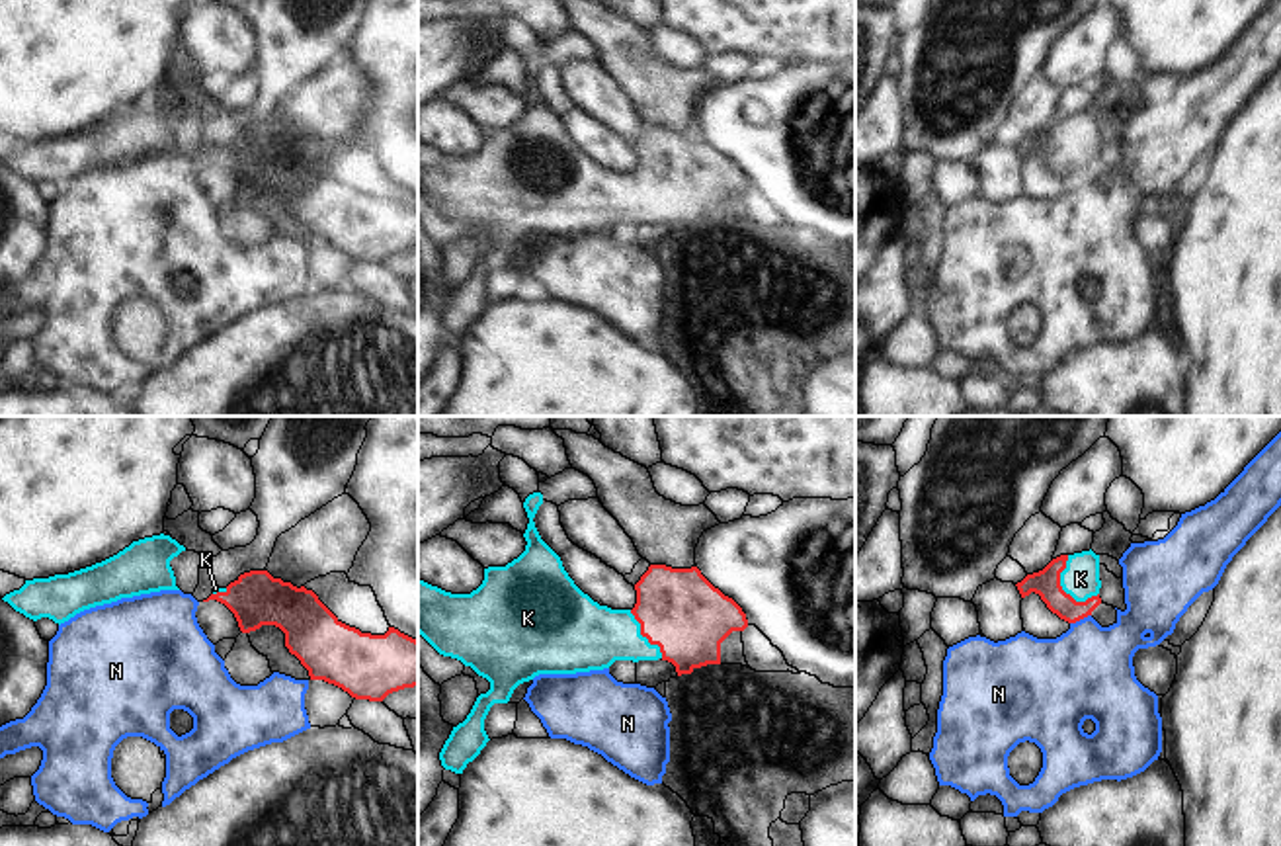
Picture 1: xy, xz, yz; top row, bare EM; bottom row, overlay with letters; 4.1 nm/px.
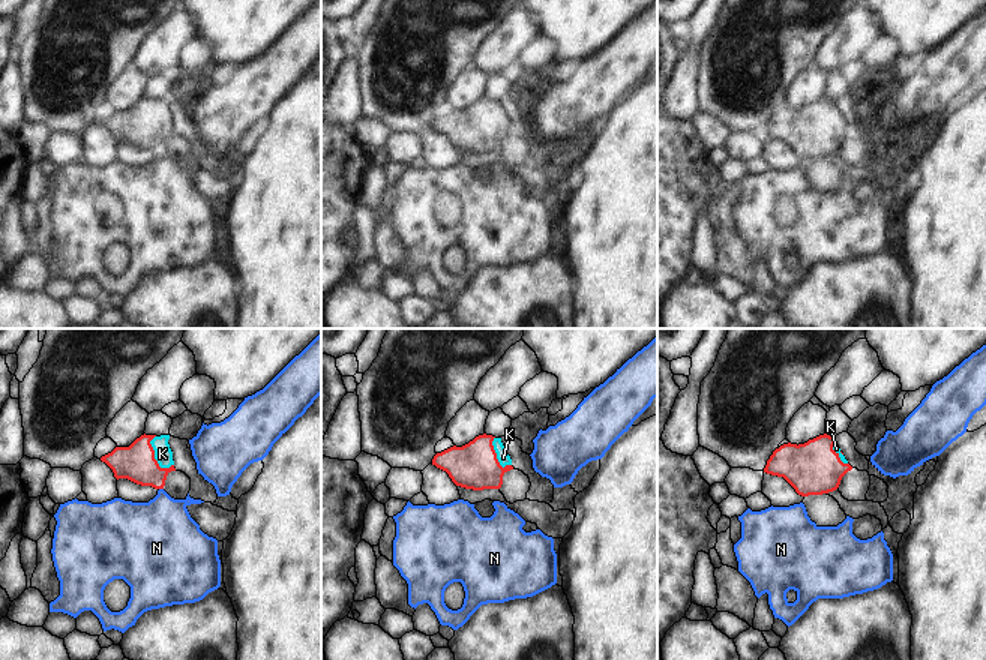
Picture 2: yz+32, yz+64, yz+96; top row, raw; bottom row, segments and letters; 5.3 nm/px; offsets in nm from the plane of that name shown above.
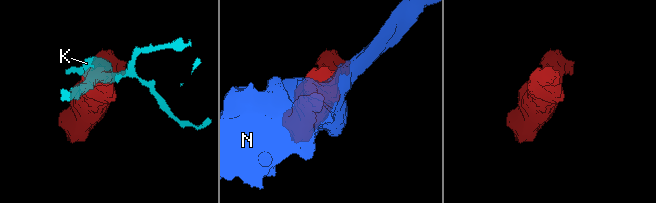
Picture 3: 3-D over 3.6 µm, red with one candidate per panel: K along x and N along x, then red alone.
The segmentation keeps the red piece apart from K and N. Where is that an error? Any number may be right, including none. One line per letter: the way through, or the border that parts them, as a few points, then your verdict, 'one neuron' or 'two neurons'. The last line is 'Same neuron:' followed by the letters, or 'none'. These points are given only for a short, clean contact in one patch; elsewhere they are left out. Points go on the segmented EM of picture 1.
K: runs through yz (1045, 583), (1061, 589), (1080, 579); one neuron
N: two neurons
Same neuron: K

